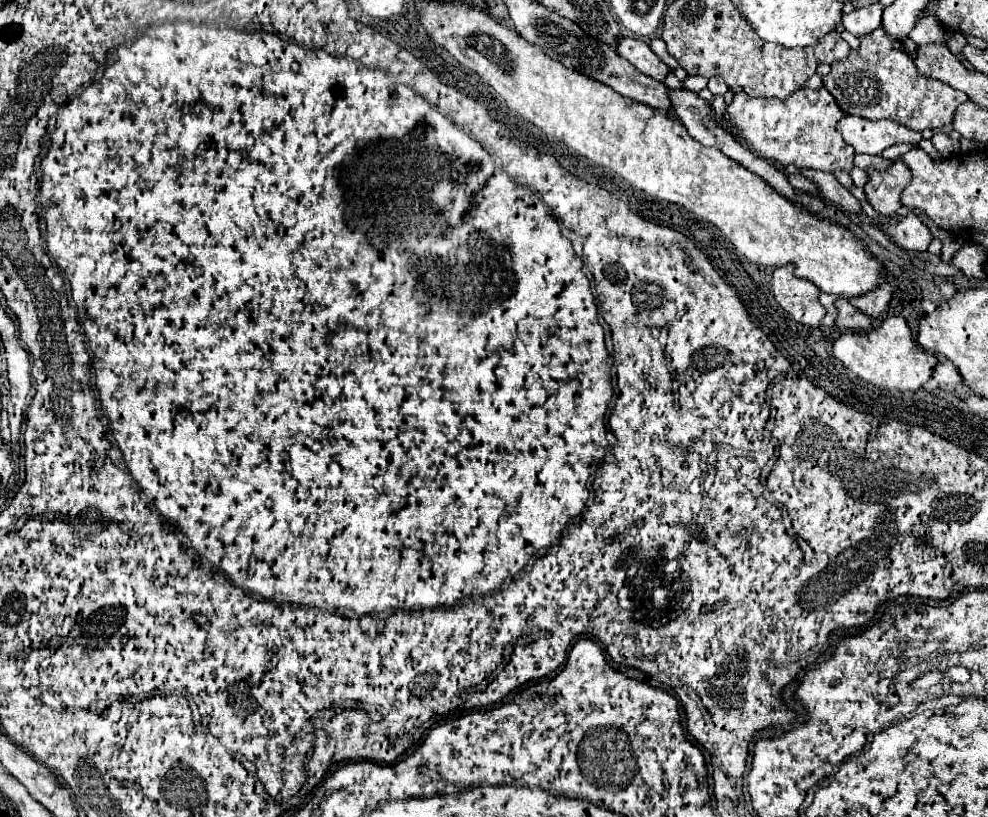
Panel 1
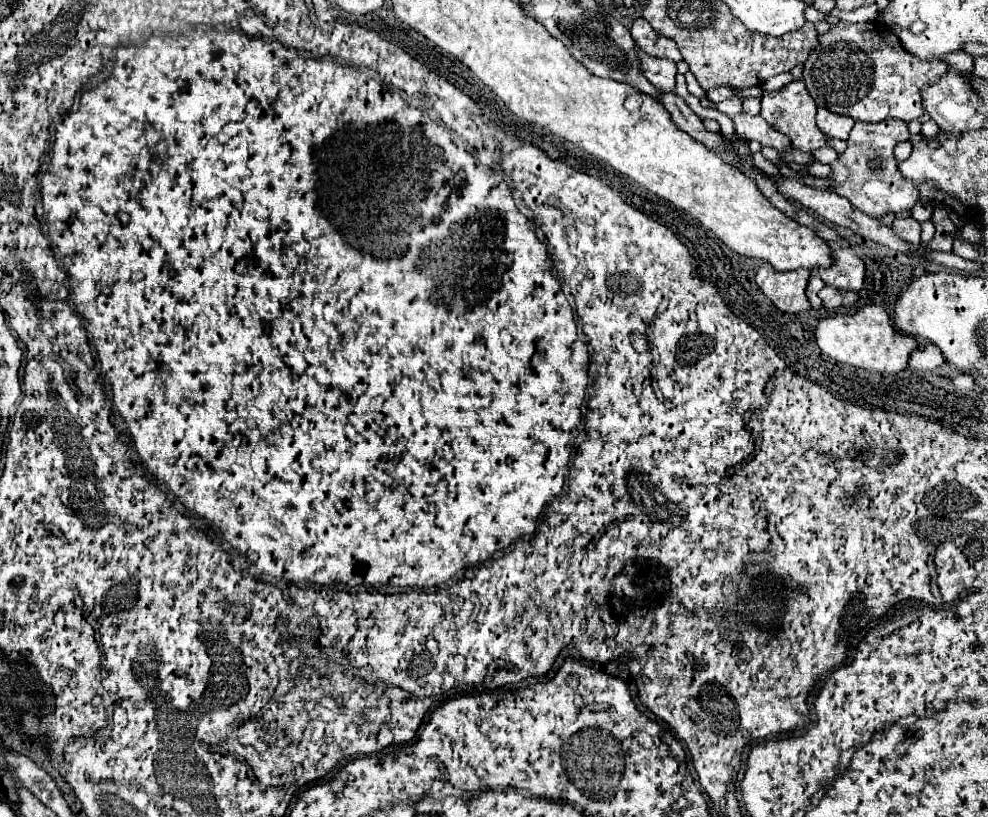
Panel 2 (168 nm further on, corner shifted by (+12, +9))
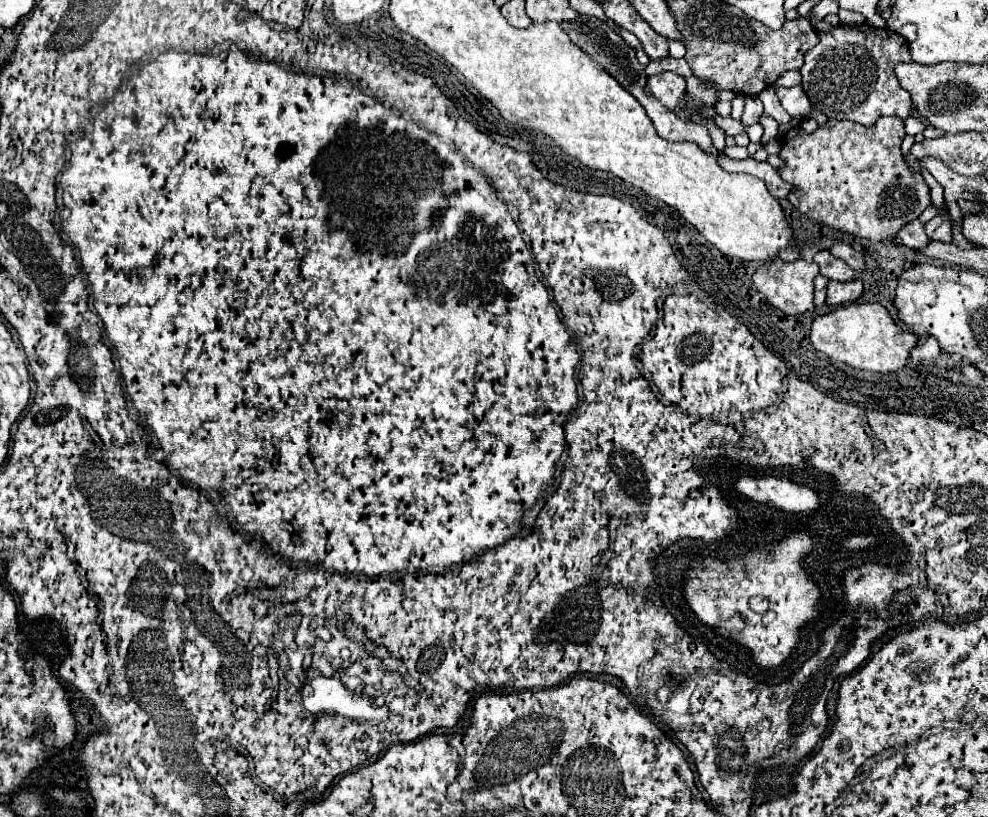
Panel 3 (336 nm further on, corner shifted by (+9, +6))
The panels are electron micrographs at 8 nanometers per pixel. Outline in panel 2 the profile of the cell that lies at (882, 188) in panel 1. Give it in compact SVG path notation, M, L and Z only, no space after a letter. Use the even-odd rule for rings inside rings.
M886 120L876 124L856 122L850 132L850 138L846 140L846 152L842 152L832 164L832 178L836 182L834 192L848 198L852 206L872 218L880 218L886 212L898 214L910 210L920 198L920 194L914 184L910 184L910 180L902 180L902 176L898 176L898 162L892 152L898 142L908 138L908 124L902 120Z

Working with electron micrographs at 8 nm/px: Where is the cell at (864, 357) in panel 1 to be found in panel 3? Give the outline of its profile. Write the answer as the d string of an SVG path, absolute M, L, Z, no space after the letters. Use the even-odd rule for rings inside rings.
M879 303L847 305L815 317L809 339L813 347L827 357L871 373L893 373L901 369L907 363L909 351L917 345L917 335L895 325L889 311Z

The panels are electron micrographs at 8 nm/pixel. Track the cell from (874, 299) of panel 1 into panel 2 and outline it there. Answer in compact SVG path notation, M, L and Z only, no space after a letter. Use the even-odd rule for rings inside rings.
M836 248L832 256L836 260L834 268L818 270L824 284L850 290L850 292L860 292L864 284L864 274L866 274L864 262L854 254L852 248Z

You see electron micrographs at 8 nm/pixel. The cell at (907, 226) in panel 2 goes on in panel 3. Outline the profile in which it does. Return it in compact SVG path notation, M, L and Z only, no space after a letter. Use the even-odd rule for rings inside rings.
M913 221L913 223L907 223L901 231L899 231L899 239L903 245L915 249L915 251L921 251L923 247L929 245L929 237L925 235L925 229L923 229L923 223L921 221Z

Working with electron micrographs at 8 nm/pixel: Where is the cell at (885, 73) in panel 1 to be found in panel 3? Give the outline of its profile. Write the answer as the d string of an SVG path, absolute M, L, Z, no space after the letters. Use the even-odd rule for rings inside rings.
M863 23L863 25L839 25L833 31L819 31L817 37L819 37L819 43L805 53L805 63L801 67L801 75L803 75L801 87L805 89L813 107L817 107L829 119L857 117L851 121L863 123L867 127L873 125L883 115L895 115L901 119L907 119L911 115L911 109L913 109L911 97L897 83L897 77L893 75L893 67L897 63L911 61L909 43L899 33L889 29L877 29Z

